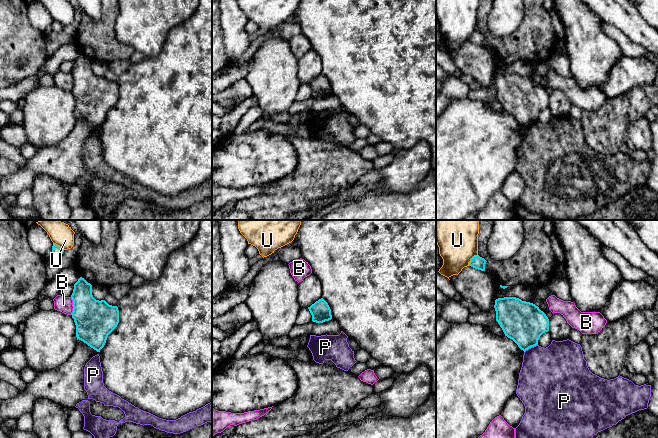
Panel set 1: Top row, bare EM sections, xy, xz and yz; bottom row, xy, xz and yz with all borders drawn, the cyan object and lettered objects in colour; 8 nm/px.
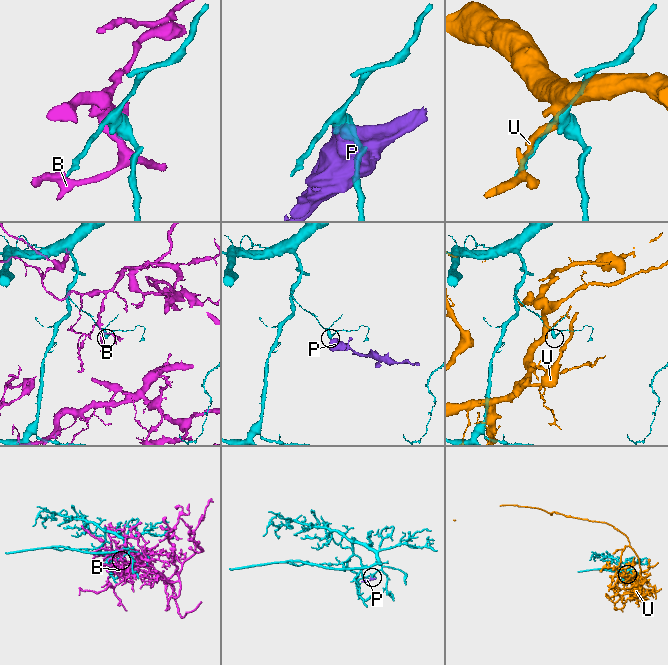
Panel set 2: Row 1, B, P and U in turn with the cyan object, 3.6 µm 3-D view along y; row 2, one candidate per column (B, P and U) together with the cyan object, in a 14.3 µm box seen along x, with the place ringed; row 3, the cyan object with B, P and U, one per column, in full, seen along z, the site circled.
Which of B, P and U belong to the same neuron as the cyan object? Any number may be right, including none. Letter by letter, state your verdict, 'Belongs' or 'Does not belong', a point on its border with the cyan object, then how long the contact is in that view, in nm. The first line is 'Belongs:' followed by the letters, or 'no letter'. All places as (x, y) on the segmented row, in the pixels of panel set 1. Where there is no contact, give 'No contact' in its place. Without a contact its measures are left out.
Belongs: no letter
B: Does not belong. Touches cyan at xy (73, 306). Shared border 140 nm
P: Does not belong. Touches cyan at yz (530, 347). Shared border 130 nm
U: Does not belong. Touches cyan at yz (471, 259). Shared border 120 nm

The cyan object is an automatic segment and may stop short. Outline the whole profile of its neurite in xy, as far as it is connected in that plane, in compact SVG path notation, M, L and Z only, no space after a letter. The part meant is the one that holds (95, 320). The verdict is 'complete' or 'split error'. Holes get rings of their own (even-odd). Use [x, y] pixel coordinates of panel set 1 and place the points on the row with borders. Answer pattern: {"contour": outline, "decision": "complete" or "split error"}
{"contour": "M80 277L74 284L72 318L76 325L76 337L88 346L100 352L104 347L108 335L119 323L119 310L117 306L109 305L105 300L96 300L92 295L92 285Z", "decision": "complete"}

